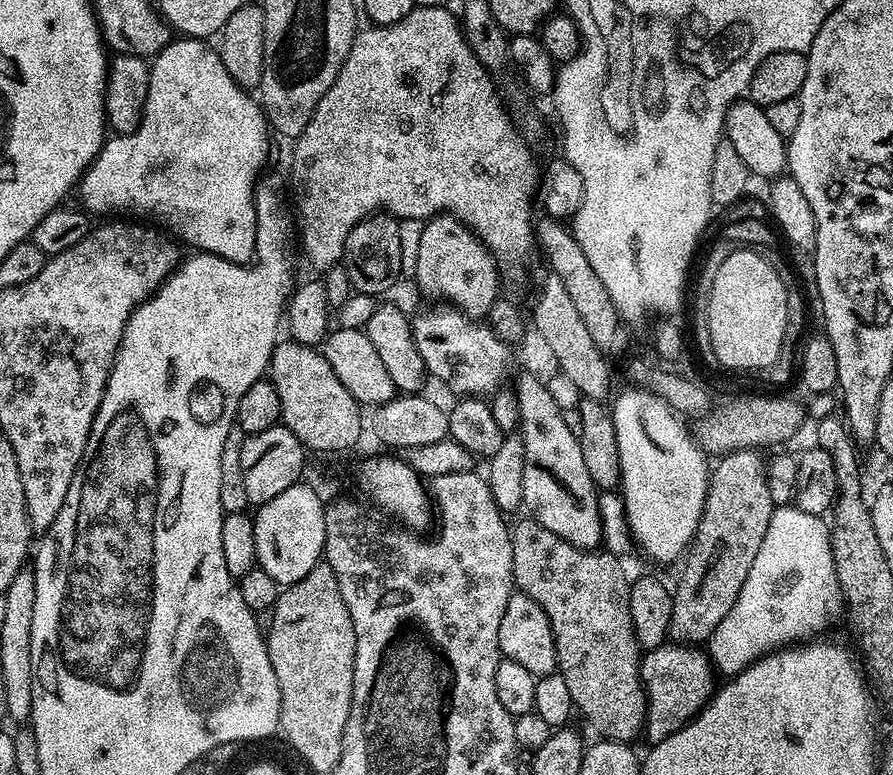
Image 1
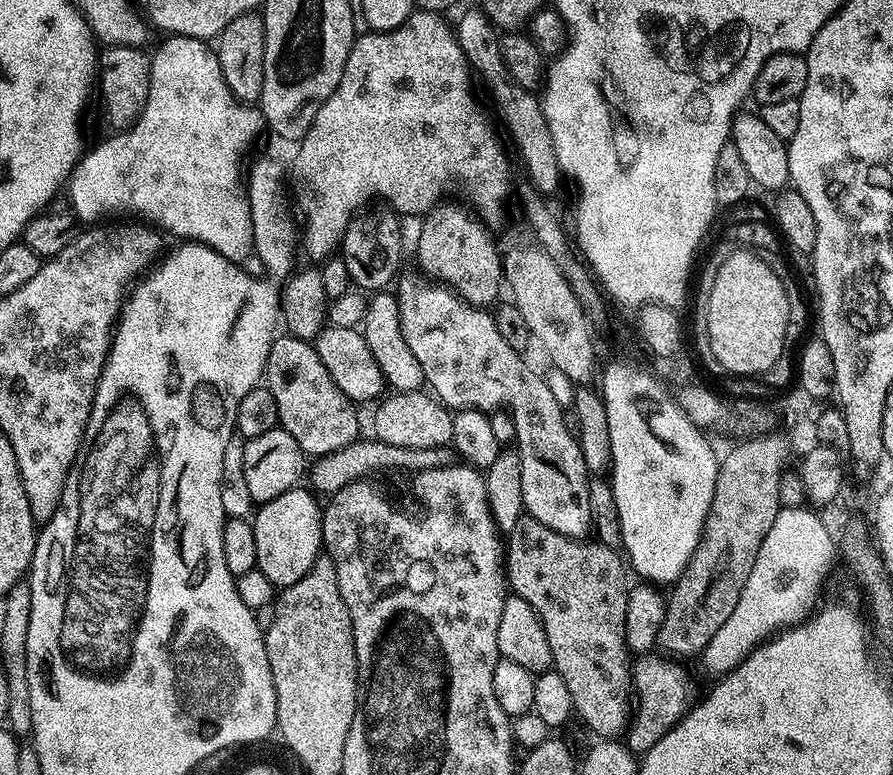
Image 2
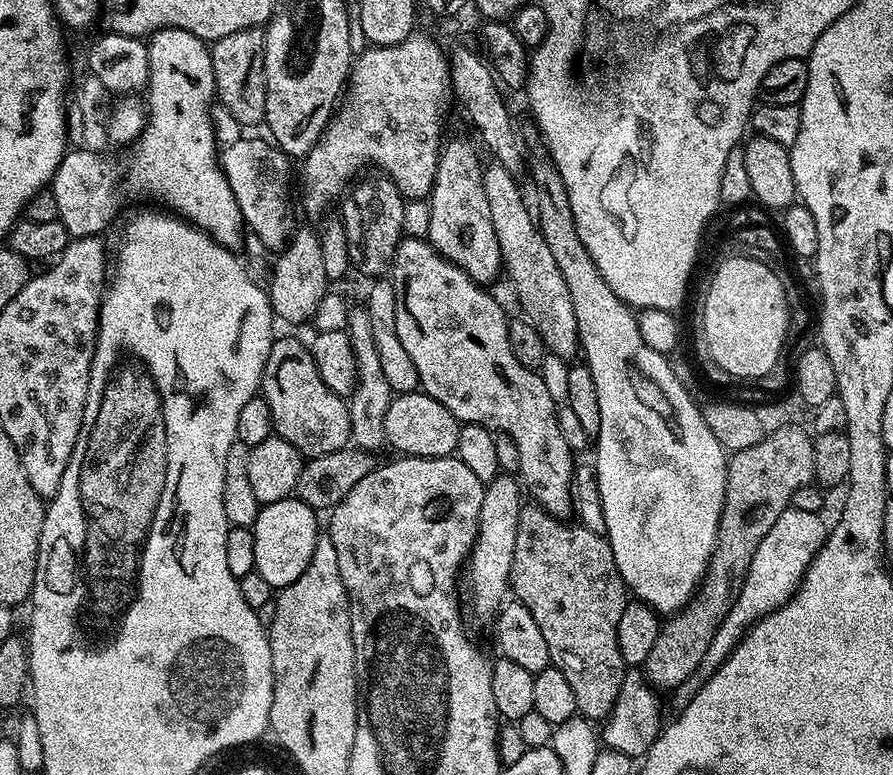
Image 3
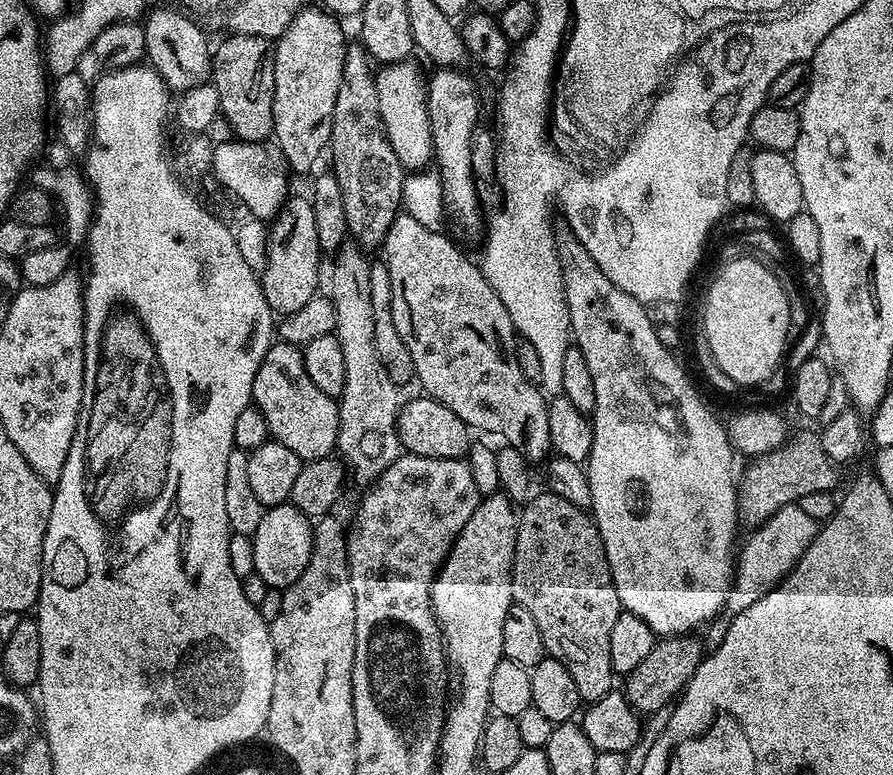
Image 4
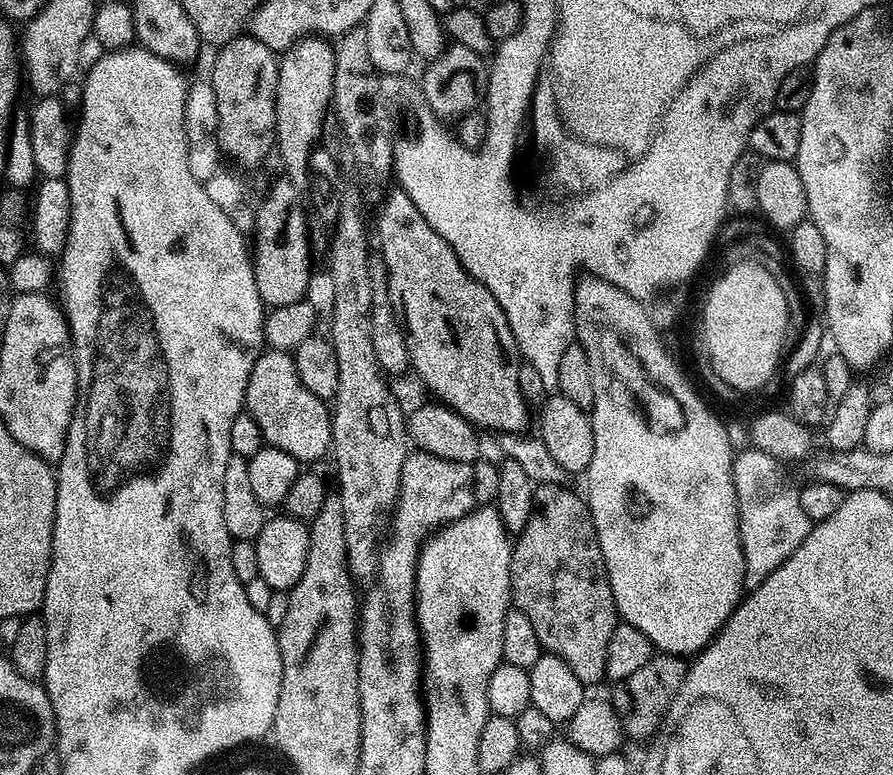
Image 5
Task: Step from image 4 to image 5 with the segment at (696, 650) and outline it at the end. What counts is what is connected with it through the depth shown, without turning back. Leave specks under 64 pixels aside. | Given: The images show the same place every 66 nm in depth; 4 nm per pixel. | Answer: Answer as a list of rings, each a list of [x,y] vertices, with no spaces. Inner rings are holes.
[[[654,654],[650,662],[646,662],[646,666],[634,670],[634,674],[630,674],[613,687],[616,689],[613,690],[612,696],[610,695],[610,703],[615,708],[625,737],[629,741],[648,742],[655,737],[652,735],[659,730],[660,723],[665,723],[668,708],[678,694],[686,673],[688,664],[681,657]]]

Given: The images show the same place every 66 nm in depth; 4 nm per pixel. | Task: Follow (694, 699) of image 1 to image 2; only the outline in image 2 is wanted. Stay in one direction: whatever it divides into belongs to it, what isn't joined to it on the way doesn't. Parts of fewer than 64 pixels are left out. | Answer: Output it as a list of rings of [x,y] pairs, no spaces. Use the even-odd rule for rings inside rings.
[[[640,654],[631,661],[634,715],[626,728],[626,743],[629,750],[634,754],[646,753],[654,747],[684,717],[685,712],[690,707],[690,699],[688,700],[688,676],[684,673],[682,667],[674,664],[677,663],[669,662],[658,654]]]

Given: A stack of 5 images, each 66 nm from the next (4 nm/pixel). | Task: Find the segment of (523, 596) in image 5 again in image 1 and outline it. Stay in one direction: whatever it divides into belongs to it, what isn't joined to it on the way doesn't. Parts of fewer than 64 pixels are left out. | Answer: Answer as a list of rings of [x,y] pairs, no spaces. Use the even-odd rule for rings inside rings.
[[[525,518],[510,528],[512,534],[512,578],[515,587],[525,592],[546,610],[554,634],[556,666],[559,675],[566,678],[575,711],[588,719],[588,724],[605,740],[632,742],[644,730],[644,715],[648,699],[644,696],[644,683],[640,681],[642,649],[636,640],[630,618],[630,576],[624,573],[621,557],[605,550],[576,548],[558,538],[554,530],[546,530],[537,520]]]

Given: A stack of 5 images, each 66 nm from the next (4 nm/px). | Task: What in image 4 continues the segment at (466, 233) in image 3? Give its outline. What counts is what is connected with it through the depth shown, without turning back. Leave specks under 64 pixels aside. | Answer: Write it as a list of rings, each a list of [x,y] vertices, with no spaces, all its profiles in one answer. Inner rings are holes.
[[[436,68],[433,71],[433,76],[430,75],[427,77],[426,80],[426,87],[428,90],[428,121],[430,122],[430,130],[432,131],[432,150],[434,153],[434,165],[436,164],[435,171],[438,173],[440,178],[440,189],[444,192],[444,206],[445,209],[449,213],[452,212],[456,215],[456,220],[458,223],[461,224],[462,227],[468,228],[476,228],[479,226],[481,227],[482,224],[482,216],[480,220],[480,196],[476,193],[476,180],[478,180],[477,173],[472,171],[472,135],[476,132],[478,125],[481,123],[480,120],[480,96],[476,93],[476,84],[474,81],[471,80],[470,77],[464,73],[464,70],[460,68]]]

